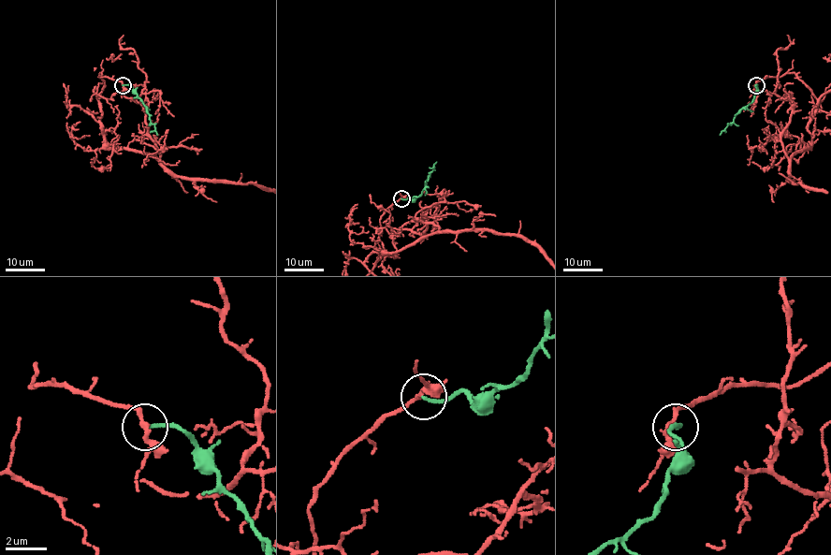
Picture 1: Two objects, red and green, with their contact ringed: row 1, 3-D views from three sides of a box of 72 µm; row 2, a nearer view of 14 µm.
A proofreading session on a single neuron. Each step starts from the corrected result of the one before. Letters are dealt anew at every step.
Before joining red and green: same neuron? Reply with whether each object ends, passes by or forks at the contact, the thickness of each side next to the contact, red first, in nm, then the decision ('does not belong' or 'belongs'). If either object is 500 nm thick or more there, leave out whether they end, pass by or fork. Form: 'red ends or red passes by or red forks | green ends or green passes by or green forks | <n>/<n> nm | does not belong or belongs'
red passes by | green ends | 240/180 nm | does not belong

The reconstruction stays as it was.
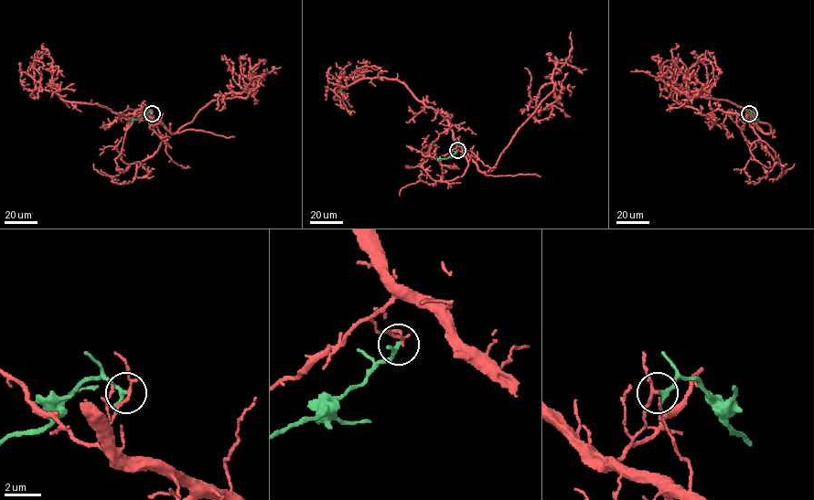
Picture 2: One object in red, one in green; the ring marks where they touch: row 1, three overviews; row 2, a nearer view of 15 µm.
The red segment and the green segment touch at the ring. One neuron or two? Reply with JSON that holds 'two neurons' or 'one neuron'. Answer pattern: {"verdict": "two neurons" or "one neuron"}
{"verdict": "two neurons"}

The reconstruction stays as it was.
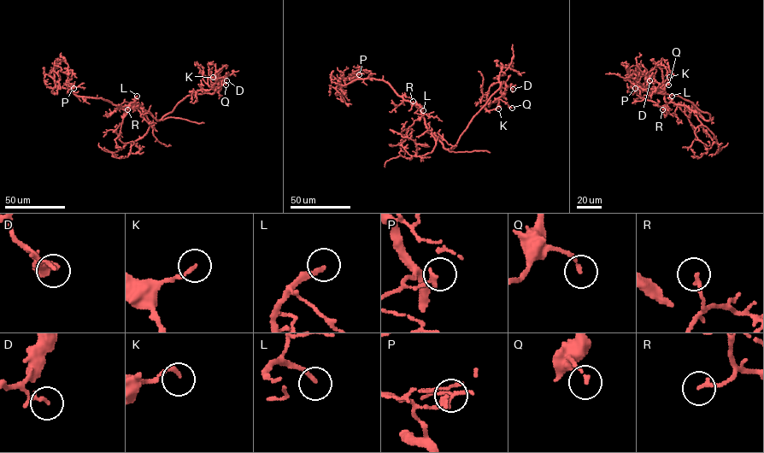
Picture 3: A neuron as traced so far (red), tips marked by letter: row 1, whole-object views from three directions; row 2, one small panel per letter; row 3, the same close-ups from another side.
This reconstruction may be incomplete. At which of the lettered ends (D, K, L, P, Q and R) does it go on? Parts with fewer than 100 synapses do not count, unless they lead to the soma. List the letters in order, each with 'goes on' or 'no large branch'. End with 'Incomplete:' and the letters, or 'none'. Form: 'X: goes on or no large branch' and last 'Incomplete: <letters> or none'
D: no large branch
K: no large branch
L: goes on
P: no large branch
Q: no large branch
R: no large branch
Incomplete: L

